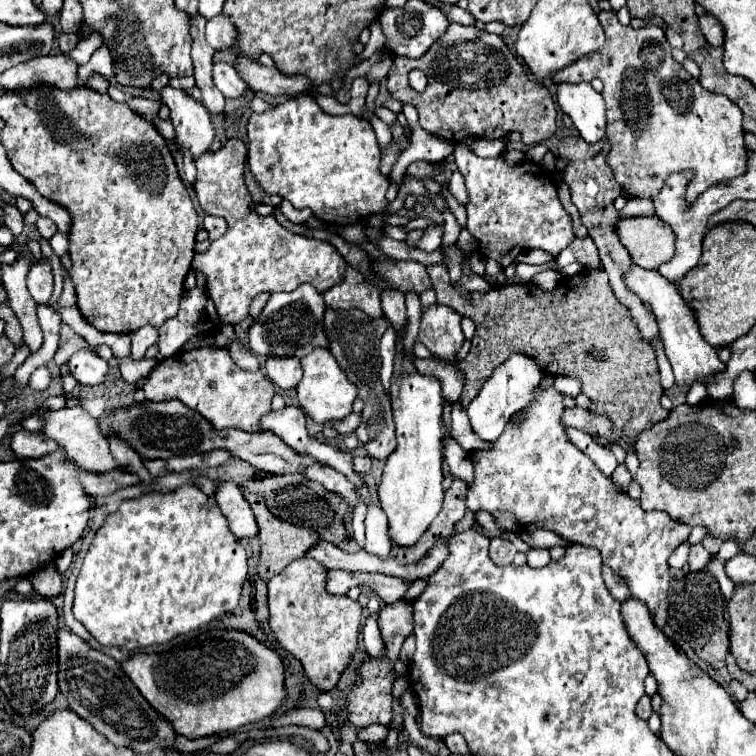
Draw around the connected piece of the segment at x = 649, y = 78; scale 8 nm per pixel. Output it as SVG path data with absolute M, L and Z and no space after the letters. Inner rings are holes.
M602 10L600 12L600 24L606 32L606 42L600 50L588 54L588 56L582 56L580 60L576 60L576 64L570 64L568 68L560 70L560 80L566 80L566 82L590 82L594 78L600 78L604 82L604 88L602 88L602 98L606 102L606 120L608 120L608 140L612 142L612 150L610 150L610 156L608 156L608 164L614 168L614 178L620 186L626 186L630 188L630 194L632 196L640 196L640 198L652 198L660 192L664 180L668 178L668 174L672 172L678 172L678 170L686 170L686 168L692 168L696 172L696 176L692 178L692 182L688 184L688 190L686 190L686 198L692 202L698 194L702 194L706 188L718 184L718 182L724 182L724 180L730 180L730 178L736 178L740 174L744 174L746 170L746 146L744 146L744 140L742 140L742 114L740 114L740 108L736 104L732 104L728 98L720 96L718 94L712 94L708 92L706 88L700 86L698 80L694 80L678 62L674 62L674 58L670 56L670 44L666 40L666 34L660 26L642 26L642 28L632 28L632 26L622 26L616 18L616 12L614 10Z

